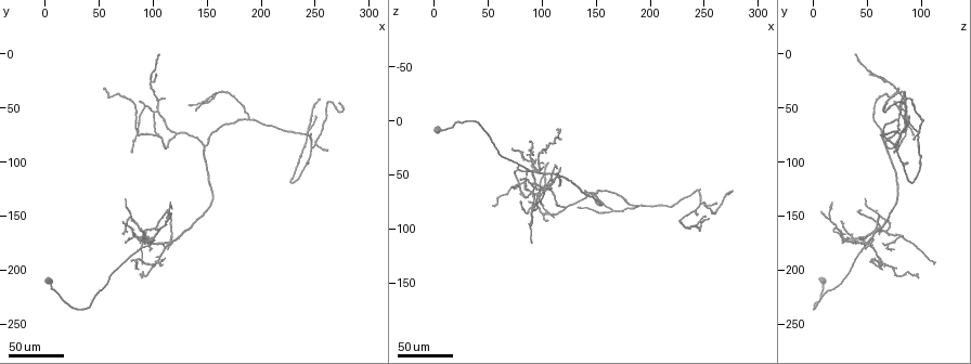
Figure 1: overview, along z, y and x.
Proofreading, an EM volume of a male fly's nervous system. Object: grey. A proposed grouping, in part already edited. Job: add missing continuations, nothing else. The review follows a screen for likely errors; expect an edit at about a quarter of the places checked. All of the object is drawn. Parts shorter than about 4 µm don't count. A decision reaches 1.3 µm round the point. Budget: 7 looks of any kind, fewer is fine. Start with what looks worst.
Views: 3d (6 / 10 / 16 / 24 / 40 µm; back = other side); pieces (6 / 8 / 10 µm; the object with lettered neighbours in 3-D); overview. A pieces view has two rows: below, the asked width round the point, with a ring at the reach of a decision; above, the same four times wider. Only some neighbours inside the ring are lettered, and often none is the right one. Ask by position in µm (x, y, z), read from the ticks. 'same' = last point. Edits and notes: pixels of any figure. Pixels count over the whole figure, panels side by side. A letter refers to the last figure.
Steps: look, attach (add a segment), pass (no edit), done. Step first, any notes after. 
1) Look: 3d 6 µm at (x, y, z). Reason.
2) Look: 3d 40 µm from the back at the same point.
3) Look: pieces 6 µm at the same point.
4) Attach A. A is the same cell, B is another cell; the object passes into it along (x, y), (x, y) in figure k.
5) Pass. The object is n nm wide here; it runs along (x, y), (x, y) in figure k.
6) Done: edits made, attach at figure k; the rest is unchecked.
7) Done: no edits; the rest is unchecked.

Look: 3d 40 µm at (116, 176, 44). Free end.

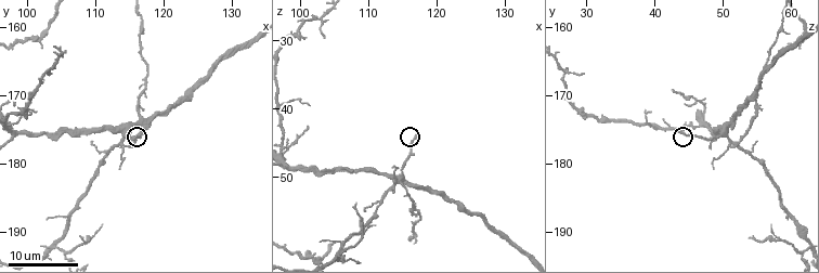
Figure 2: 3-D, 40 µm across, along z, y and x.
Look: 3d 10 µm at (117.0, 175.0, 43.5).

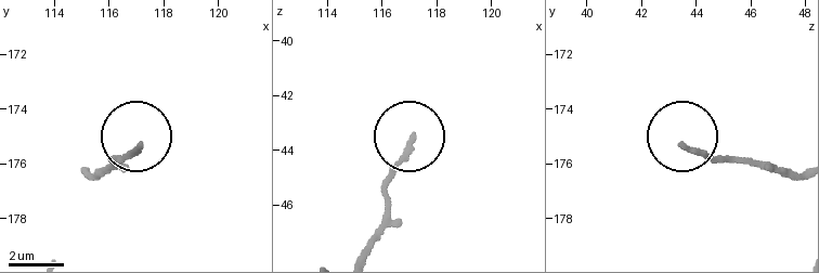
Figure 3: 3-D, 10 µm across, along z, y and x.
Look: pieces 6 µm at (117.2, 175.3, 43.6).

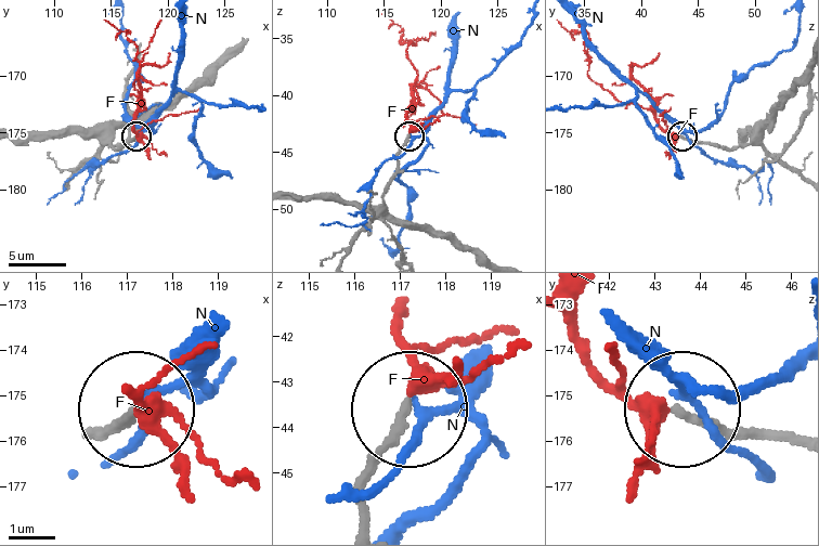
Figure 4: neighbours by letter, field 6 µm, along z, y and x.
Attach F. F is the same cell, N is another cell; the object passes into it along (397, 164), (417, 72), (414, 42), (388, 18) in figure 4; the neuron continues.

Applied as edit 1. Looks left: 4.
Look: 3d 40 µm at (132, 48, 78). Branch stops here.

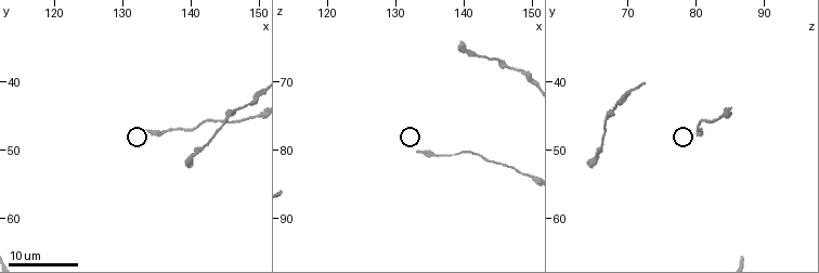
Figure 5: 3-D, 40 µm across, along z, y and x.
Look: pieces 10 µm at (133.0, 47.0, 80.5).

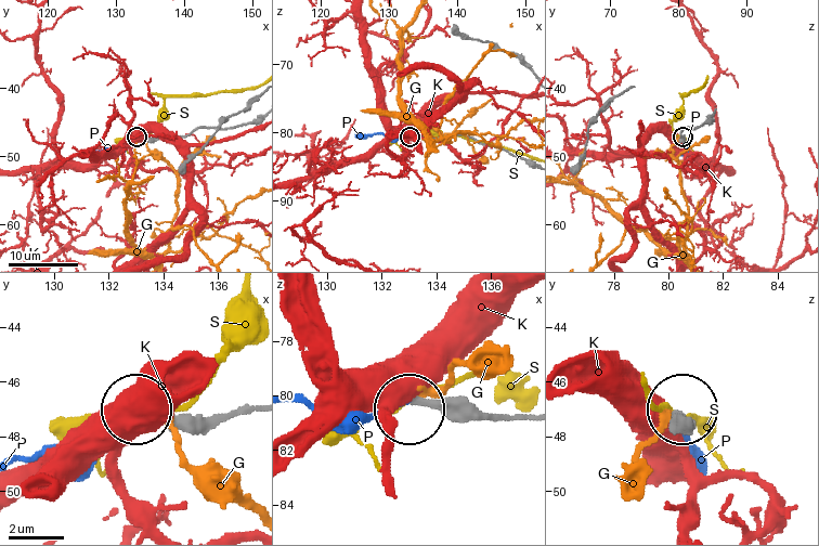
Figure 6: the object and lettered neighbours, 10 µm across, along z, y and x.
Attach P. P is the same cell, G, K and S are other cells; it goes on there.

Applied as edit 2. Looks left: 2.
Done: edits made, attach at figure 4, attach at figure 6; the rest is unchecked.

